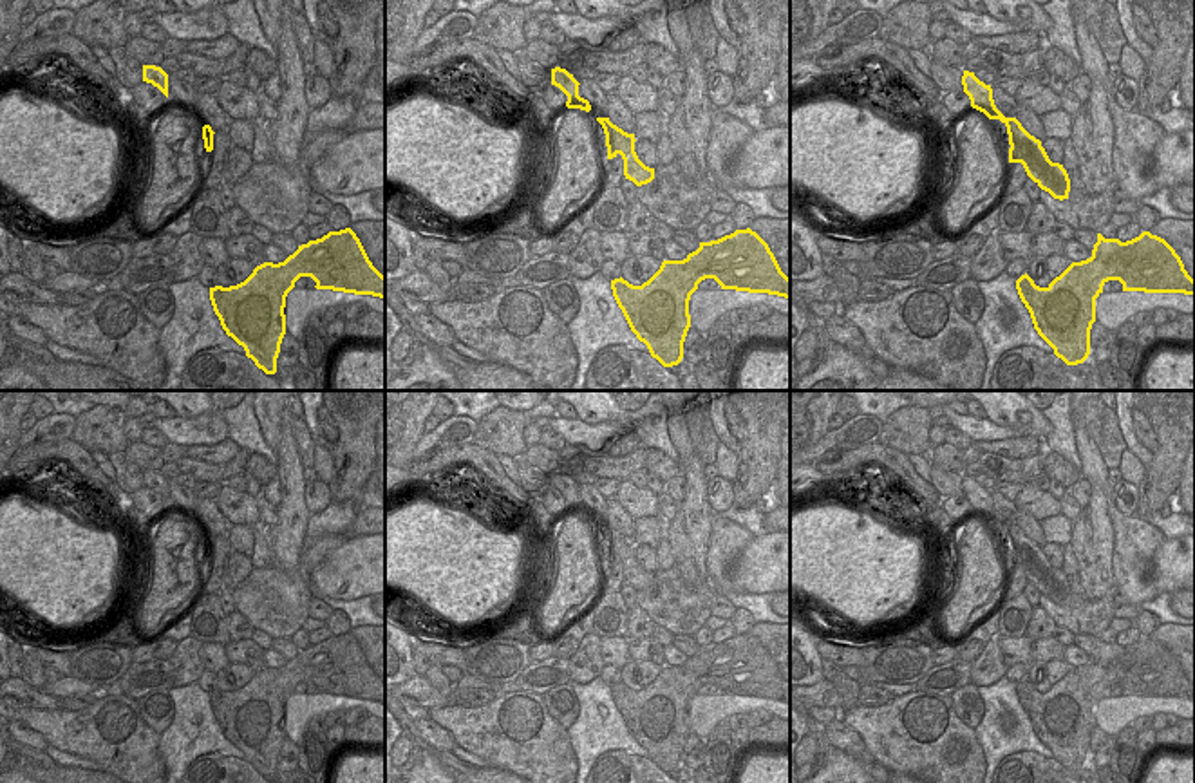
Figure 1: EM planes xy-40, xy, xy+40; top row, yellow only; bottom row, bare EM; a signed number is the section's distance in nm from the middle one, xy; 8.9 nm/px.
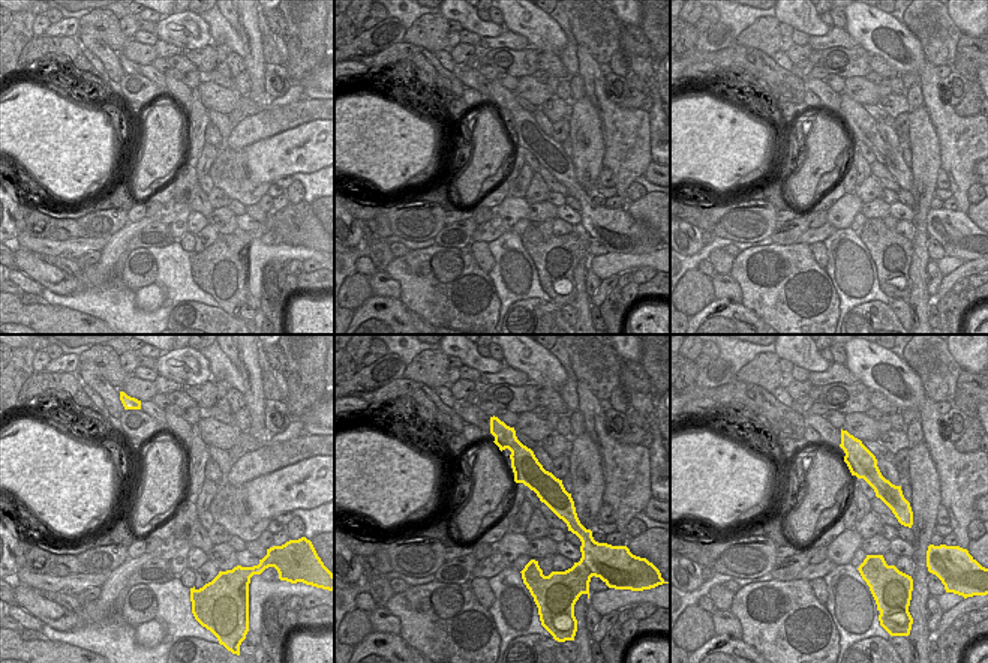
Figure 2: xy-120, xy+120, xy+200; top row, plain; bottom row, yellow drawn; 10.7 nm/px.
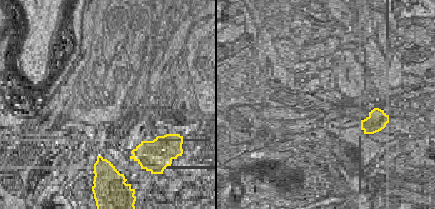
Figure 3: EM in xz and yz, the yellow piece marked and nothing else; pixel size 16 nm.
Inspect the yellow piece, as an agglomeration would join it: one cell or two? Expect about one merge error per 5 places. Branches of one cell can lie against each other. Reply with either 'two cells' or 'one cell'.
two cells

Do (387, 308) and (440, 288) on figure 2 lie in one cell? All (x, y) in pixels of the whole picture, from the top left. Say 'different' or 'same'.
different

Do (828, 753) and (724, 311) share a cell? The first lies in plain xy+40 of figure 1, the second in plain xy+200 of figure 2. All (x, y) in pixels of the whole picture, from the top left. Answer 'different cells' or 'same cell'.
same cell

